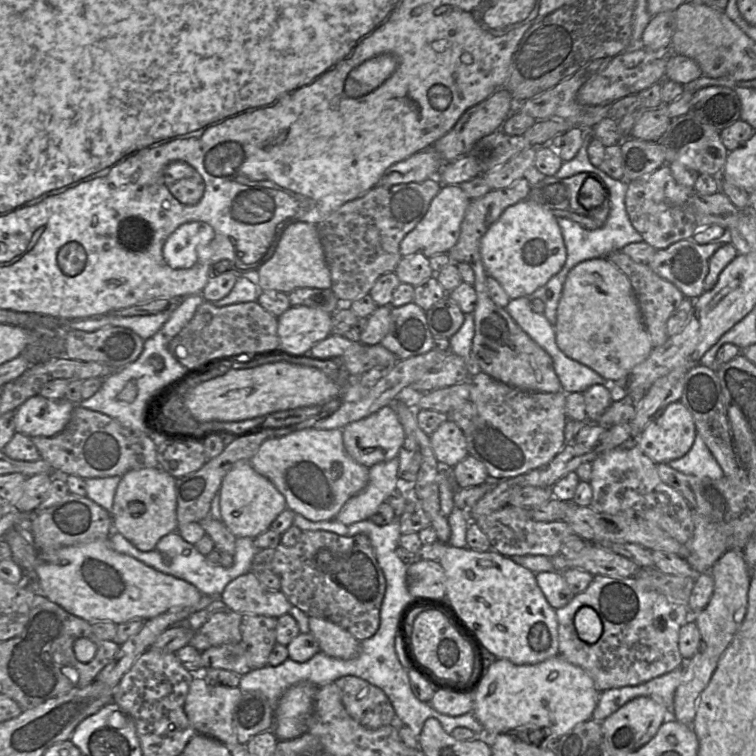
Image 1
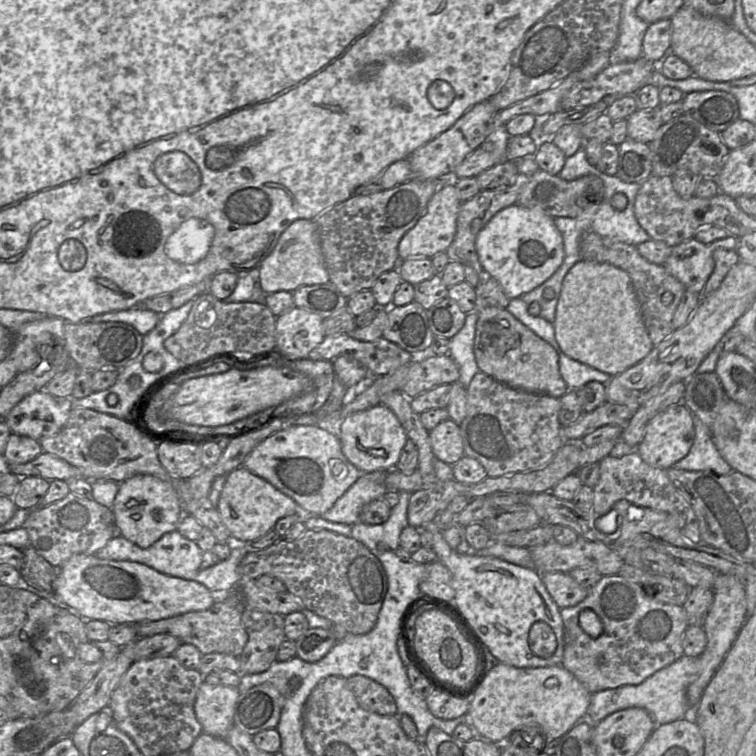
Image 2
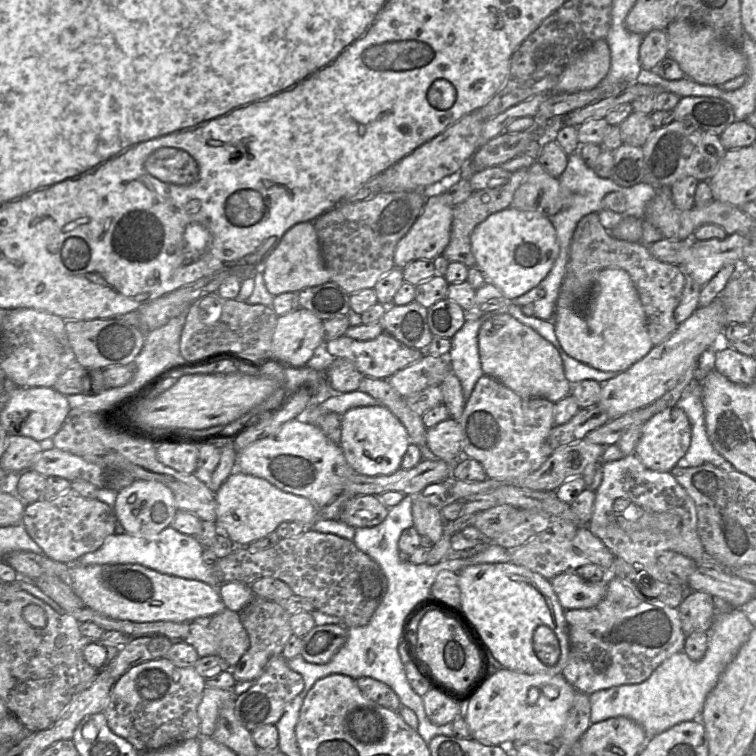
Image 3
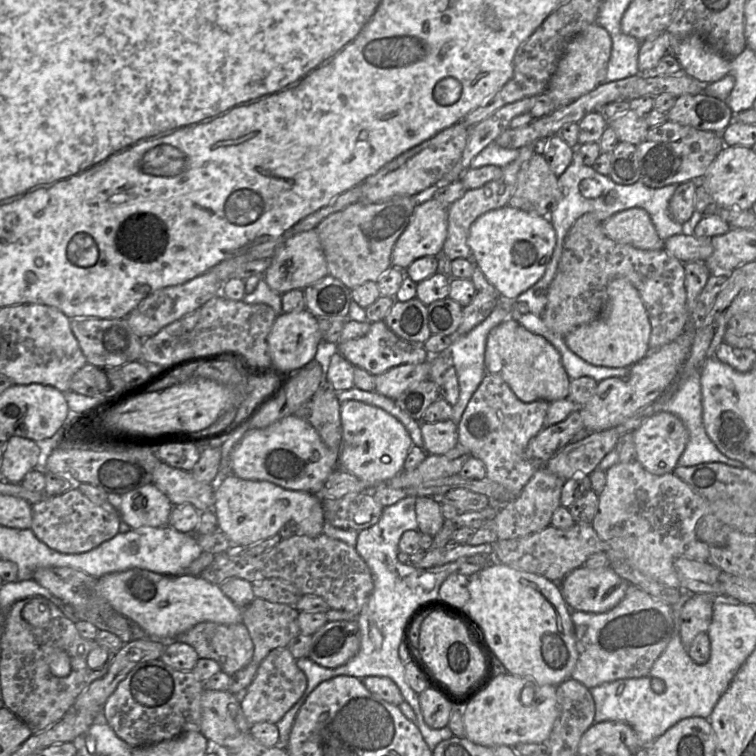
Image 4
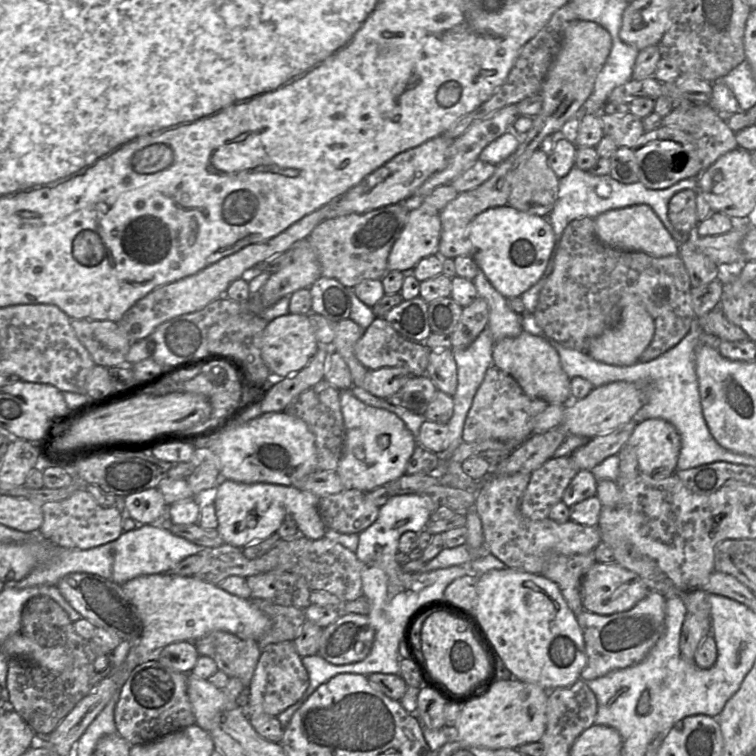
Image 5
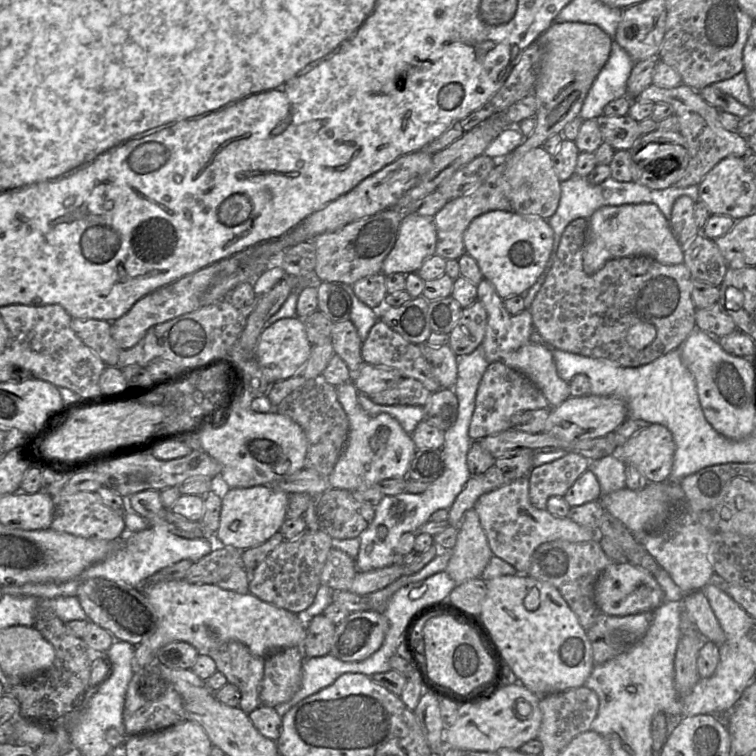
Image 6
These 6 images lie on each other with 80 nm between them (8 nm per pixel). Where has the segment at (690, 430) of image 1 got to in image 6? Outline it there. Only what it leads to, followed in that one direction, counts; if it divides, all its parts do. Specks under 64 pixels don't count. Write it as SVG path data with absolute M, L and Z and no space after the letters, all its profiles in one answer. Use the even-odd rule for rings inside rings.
M650 423L621 445L616 454L626 464L634 466L649 482L663 482L670 479L675 443L671 432L665 426Z

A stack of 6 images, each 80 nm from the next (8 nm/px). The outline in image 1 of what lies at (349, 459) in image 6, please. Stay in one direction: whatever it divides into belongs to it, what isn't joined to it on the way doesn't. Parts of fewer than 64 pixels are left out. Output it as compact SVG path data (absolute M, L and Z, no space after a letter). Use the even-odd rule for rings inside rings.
M384 406L368 417L347 424L342 429L342 434L348 455L368 468L376 463L397 457L406 437L403 426L391 406Z

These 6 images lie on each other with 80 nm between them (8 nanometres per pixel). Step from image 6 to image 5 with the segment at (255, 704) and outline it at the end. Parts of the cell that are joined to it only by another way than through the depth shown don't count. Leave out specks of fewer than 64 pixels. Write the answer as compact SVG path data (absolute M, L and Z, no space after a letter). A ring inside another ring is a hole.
M213 631L195 640L200 656L212 658L218 670L241 680L249 688L262 650L257 641L241 639L226 631Z

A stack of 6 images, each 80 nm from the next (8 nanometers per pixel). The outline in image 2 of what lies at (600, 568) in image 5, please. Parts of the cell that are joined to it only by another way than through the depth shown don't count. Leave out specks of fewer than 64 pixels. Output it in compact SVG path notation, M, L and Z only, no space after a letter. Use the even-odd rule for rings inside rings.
M548 572L542 575L542 581L557 606L573 607L583 601L588 590L580 586L568 573Z

